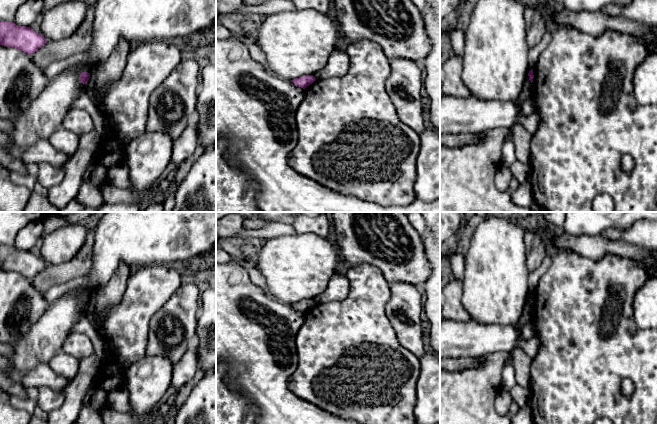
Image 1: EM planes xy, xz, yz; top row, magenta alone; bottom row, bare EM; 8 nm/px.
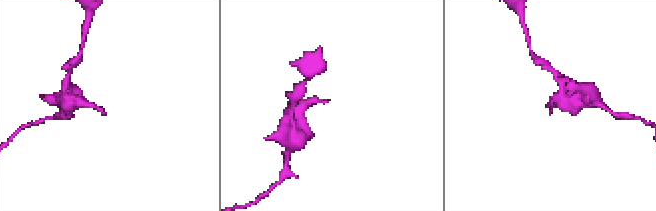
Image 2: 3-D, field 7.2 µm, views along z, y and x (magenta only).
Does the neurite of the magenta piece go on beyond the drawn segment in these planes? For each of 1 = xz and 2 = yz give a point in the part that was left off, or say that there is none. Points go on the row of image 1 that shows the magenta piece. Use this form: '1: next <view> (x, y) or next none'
1: next none
2: next none

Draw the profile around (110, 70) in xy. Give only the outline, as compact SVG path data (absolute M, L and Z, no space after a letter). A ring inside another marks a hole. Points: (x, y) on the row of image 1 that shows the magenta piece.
M121 39L106 61L96 66L90 73L85 91L101 115L103 115L101 99L105 93L105 85L110 81L118 80L122 76L127 64L127 57L132 48L133 46L125 39Z

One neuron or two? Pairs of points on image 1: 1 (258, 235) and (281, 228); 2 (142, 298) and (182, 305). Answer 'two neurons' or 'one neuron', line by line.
1: one neuron
2: two neurons

